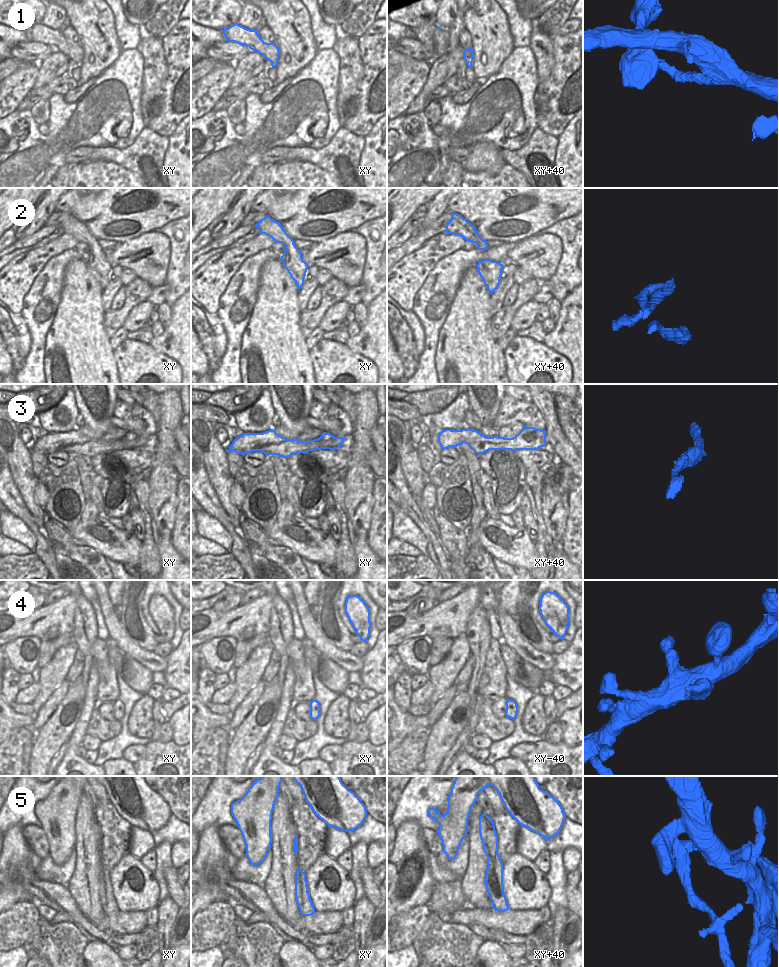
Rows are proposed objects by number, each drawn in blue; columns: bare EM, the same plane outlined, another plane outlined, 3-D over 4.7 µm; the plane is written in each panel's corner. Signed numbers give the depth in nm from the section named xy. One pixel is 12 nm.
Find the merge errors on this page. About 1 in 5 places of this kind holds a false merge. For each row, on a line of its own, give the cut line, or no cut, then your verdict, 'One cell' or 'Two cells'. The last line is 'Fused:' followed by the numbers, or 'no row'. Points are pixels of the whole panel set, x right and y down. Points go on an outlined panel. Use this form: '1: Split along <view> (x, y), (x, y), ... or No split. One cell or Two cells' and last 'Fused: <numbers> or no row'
1: No split. One cell
2: No split. One cell
3: No split. One cell
4: No split. One cell
5: Split along xy+40 (487, 889), (494, 888), (503, 892). Two cells
Fused: 5

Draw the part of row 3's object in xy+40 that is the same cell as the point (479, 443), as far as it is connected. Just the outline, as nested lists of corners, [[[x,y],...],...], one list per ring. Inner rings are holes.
[[[535,427],[524,428],[513,438],[495,435],[487,437],[470,428],[462,430],[445,429],[438,435],[438,442],[443,449],[467,444],[477,455],[489,450],[539,450],[546,445],[546,431]]]

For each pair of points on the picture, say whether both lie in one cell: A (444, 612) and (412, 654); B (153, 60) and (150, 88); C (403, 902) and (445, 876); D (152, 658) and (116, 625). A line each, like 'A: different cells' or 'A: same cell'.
A: different cells
B: same cell
C: different cells
D: same cell

